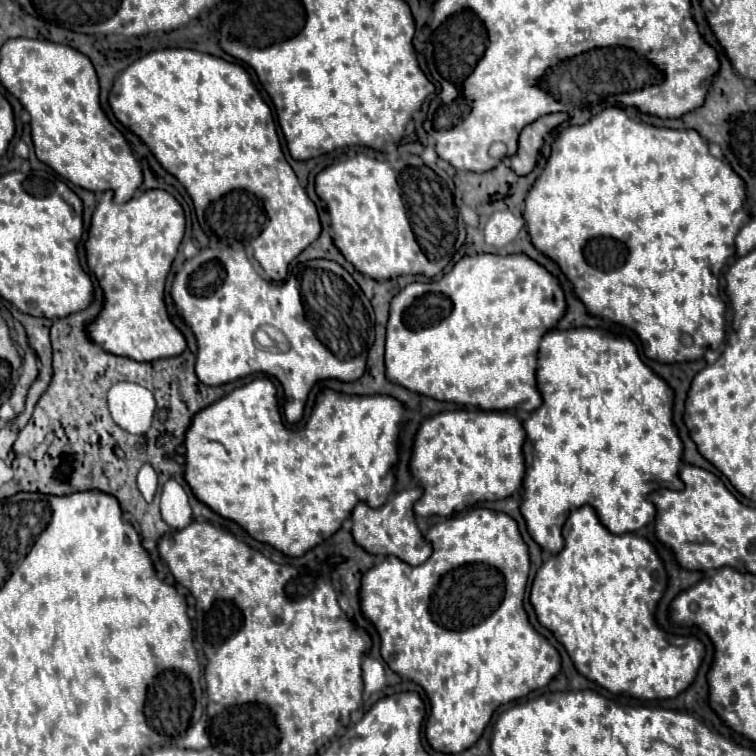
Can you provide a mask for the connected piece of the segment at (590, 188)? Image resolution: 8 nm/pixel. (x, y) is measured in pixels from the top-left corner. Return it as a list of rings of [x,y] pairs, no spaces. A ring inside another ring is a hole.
[[[605,108],[597,116],[593,116],[589,122],[581,126],[569,126],[559,134],[551,148],[549,164],[533,184],[533,188],[527,194],[523,216],[527,220],[531,242],[549,258],[553,258],[569,282],[573,282],[577,298],[587,306],[587,310],[595,316],[609,318],[613,322],[619,322],[633,330],[641,342],[647,358],[659,360],[659,362],[685,362],[685,360],[697,360],[703,358],[705,352],[713,346],[717,350],[723,344],[725,338],[725,302],[721,298],[719,278],[713,272],[721,272],[727,256],[735,254],[735,236],[745,226],[751,216],[747,212],[747,190],[745,182],[739,174],[733,172],[733,168],[715,156],[709,154],[707,140],[699,136],[695,130],[671,130],[671,128],[657,128],[645,122],[637,122],[633,118],[627,118],[627,112],[623,108]]]

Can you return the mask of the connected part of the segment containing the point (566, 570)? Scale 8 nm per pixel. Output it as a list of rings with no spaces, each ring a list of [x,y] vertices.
[[[589,504],[569,514],[563,538],[565,548],[551,554],[533,580],[531,604],[539,622],[553,630],[557,640],[567,648],[575,668],[609,692],[629,694],[639,700],[675,698],[695,680],[705,656],[705,644],[695,636],[671,634],[669,638],[667,632],[655,624],[653,614],[669,582],[665,564],[661,562],[655,546],[637,534],[611,534]]]

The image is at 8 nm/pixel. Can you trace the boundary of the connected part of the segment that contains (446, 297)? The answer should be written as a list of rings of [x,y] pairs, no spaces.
[[[473,254],[473,256],[463,256],[455,268],[445,274],[443,278],[435,282],[411,282],[407,284],[393,300],[391,300],[391,310],[389,310],[389,322],[387,322],[387,346],[385,346],[385,366],[387,366],[387,378],[391,382],[401,384],[413,392],[425,394],[435,400],[447,400],[447,402],[457,402],[457,404],[471,404],[481,410],[517,410],[517,412],[533,412],[541,406],[541,394],[537,388],[535,380],[535,370],[537,370],[537,356],[539,356],[539,342],[547,330],[551,330],[561,316],[567,310],[565,294],[563,288],[559,286],[559,280],[547,272],[545,266],[529,258],[527,254],[509,254],[509,256],[499,256],[499,254]]]

